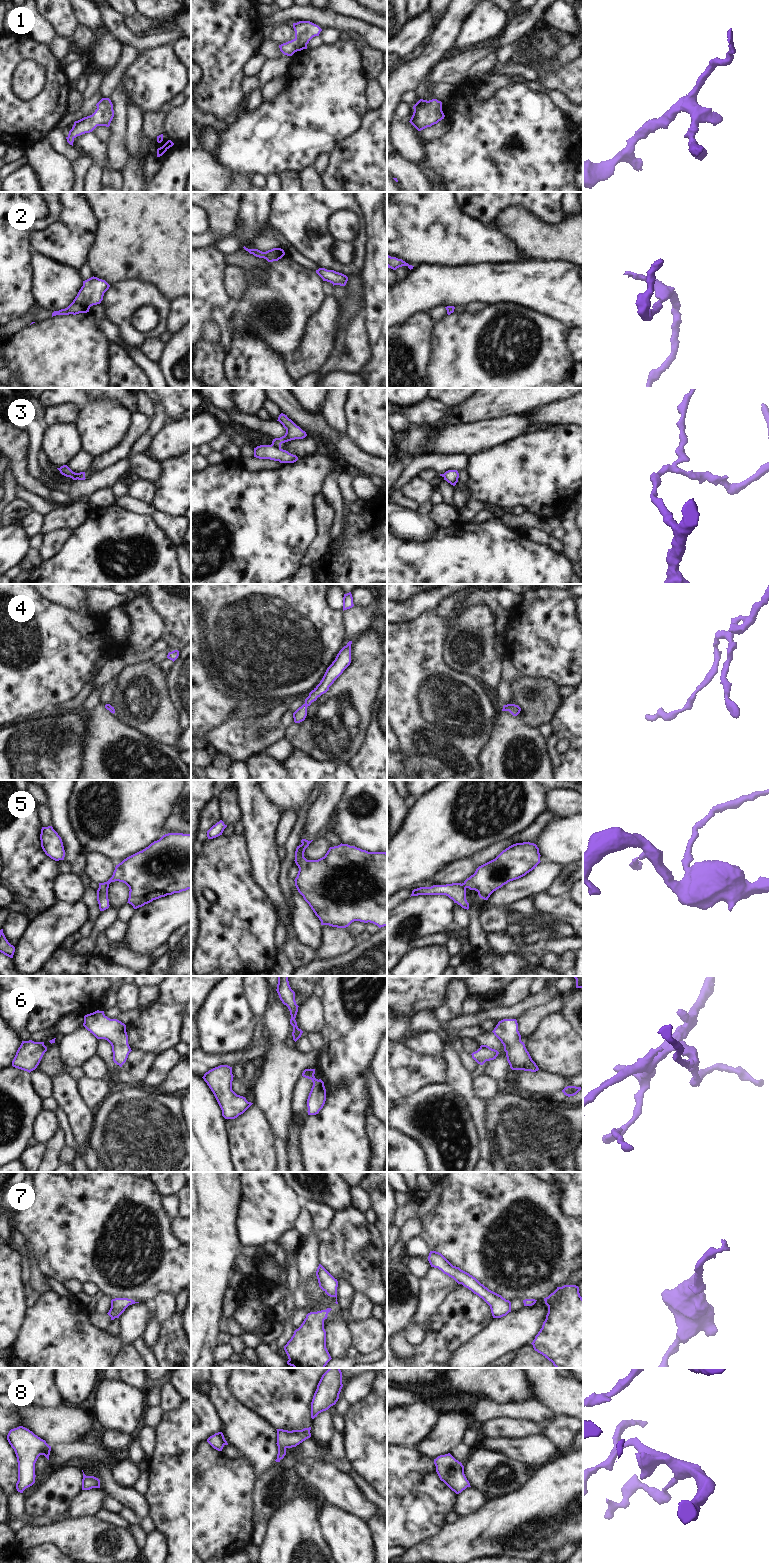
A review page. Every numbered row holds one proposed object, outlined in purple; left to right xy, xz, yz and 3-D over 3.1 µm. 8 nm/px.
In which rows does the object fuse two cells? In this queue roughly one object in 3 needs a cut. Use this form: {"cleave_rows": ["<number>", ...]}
{"cleave_rows": ["3"]}

